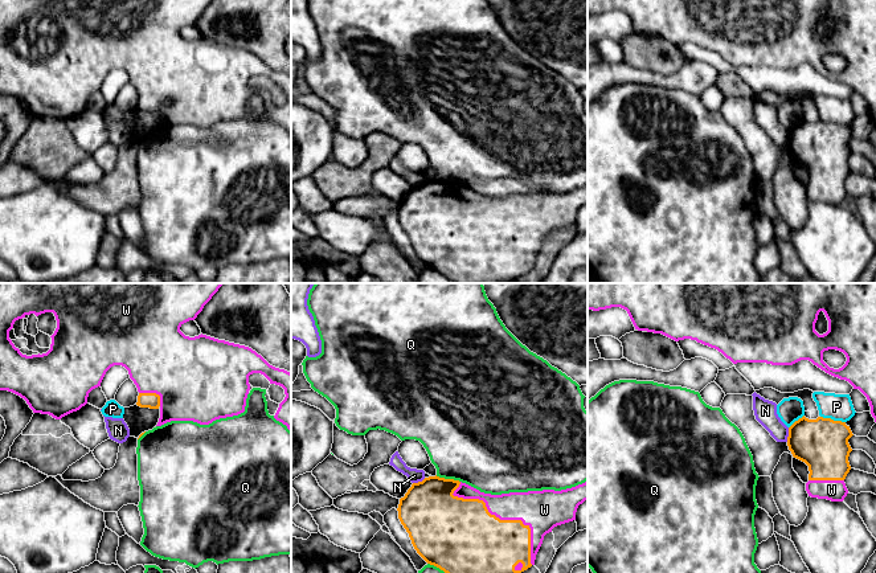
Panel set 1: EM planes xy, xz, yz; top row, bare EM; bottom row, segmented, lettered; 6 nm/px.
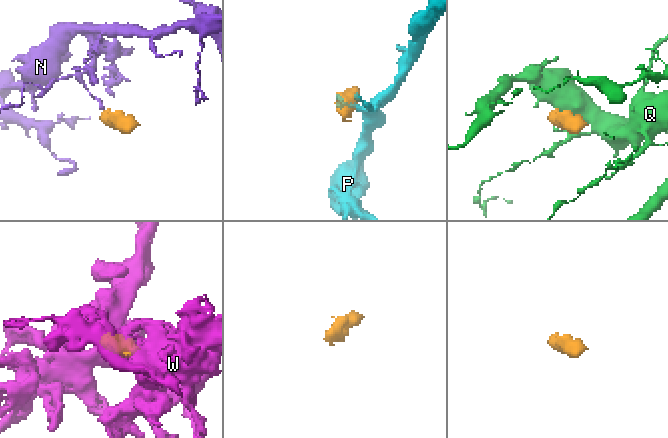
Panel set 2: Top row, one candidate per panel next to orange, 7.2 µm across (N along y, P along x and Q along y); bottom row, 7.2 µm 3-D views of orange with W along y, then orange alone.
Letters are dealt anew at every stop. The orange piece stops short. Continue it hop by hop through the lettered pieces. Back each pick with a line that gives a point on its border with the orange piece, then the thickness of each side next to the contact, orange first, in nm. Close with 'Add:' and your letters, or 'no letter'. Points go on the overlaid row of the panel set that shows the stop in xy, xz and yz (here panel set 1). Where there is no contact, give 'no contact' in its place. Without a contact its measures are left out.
W: xz (502, 520) | 420/240 nm
Add: W

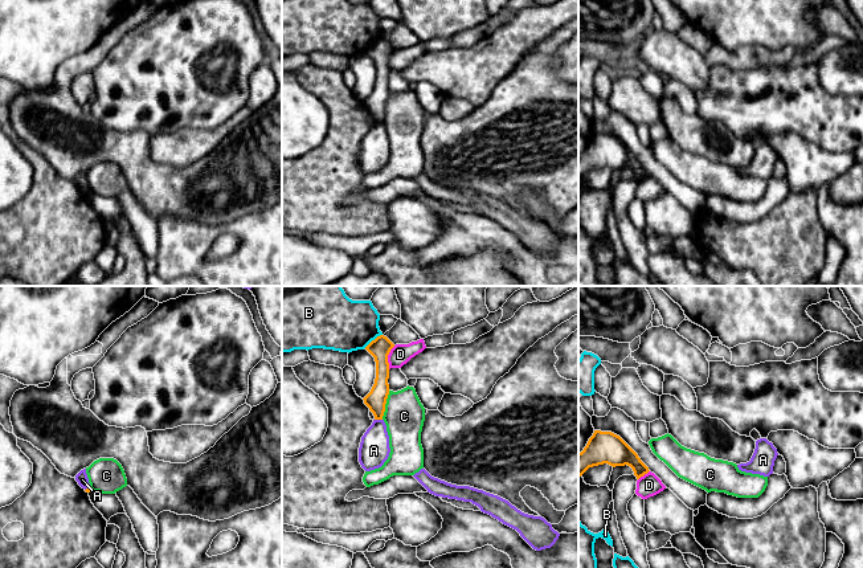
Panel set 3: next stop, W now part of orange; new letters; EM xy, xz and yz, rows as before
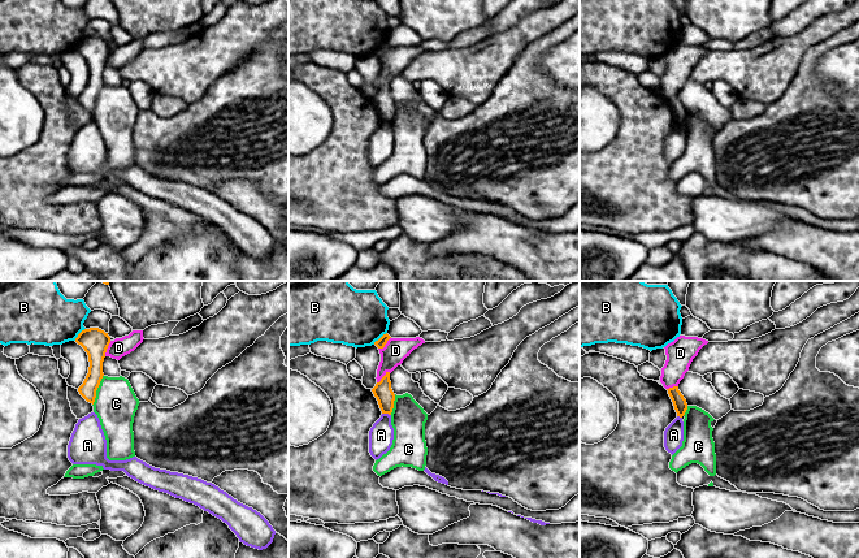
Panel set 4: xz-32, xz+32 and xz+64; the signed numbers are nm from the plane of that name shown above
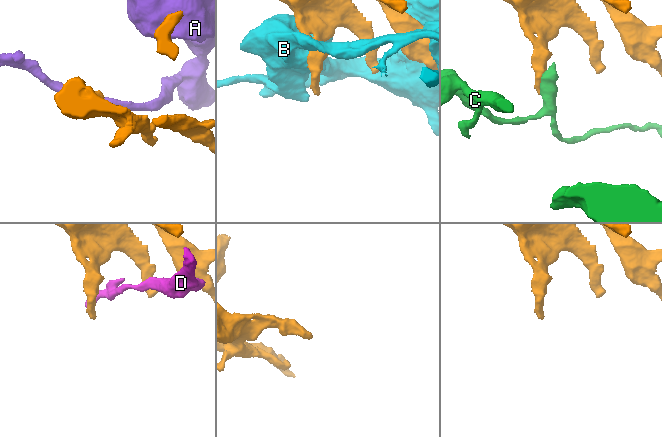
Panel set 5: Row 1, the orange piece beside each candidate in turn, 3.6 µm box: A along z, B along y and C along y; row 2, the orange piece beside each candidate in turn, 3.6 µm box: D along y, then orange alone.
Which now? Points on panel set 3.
Add: no letter

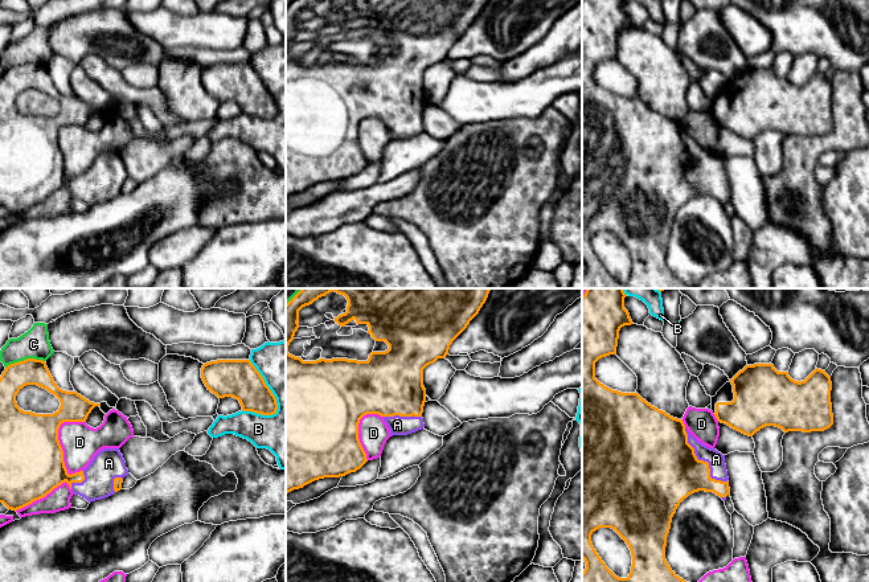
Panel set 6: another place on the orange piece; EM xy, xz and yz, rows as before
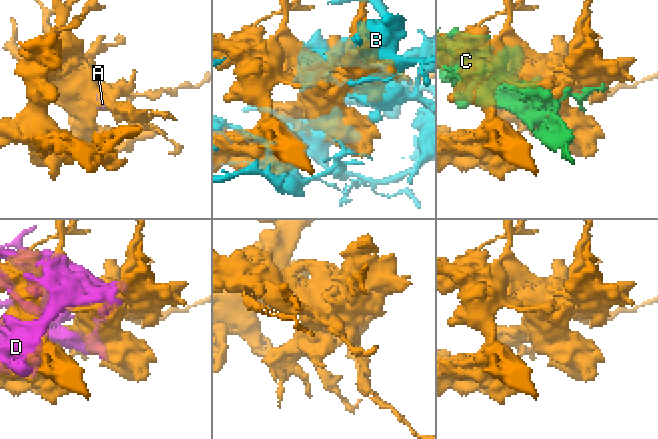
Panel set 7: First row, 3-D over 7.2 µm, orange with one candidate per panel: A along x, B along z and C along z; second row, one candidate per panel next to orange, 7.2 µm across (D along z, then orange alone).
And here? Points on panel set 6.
A: yz (703, 460) | 440/100 nm
Add: A

